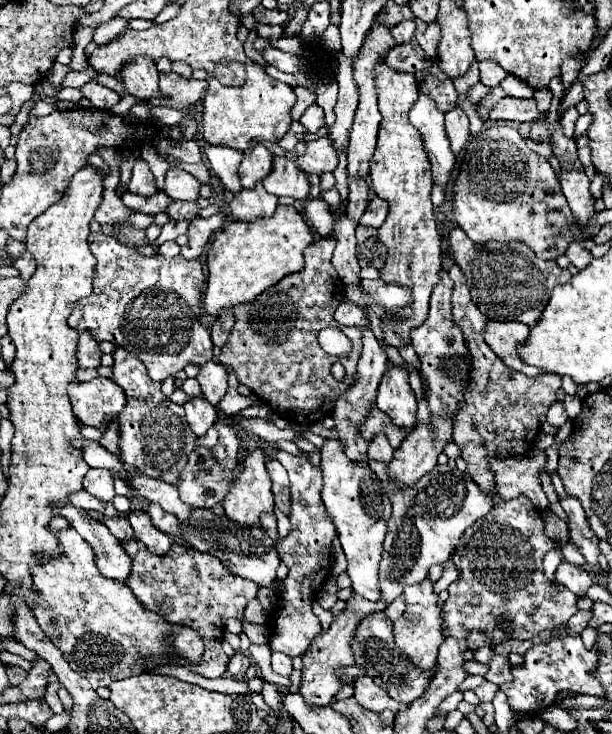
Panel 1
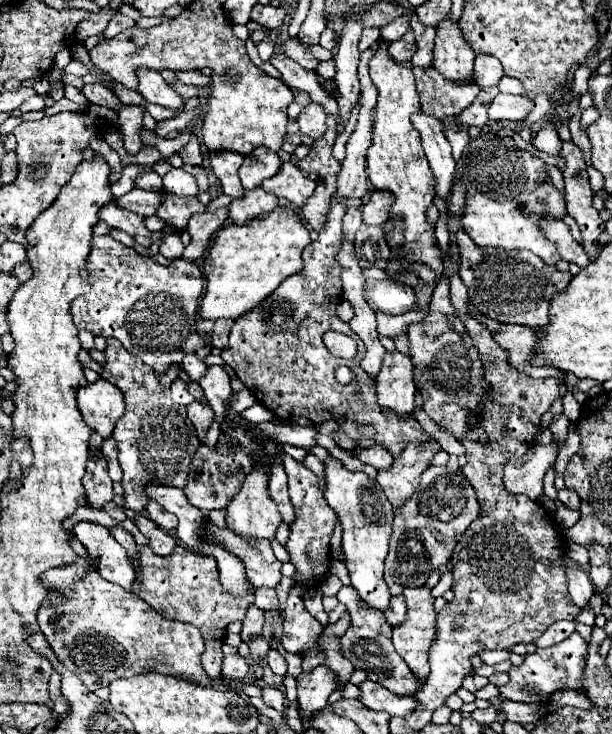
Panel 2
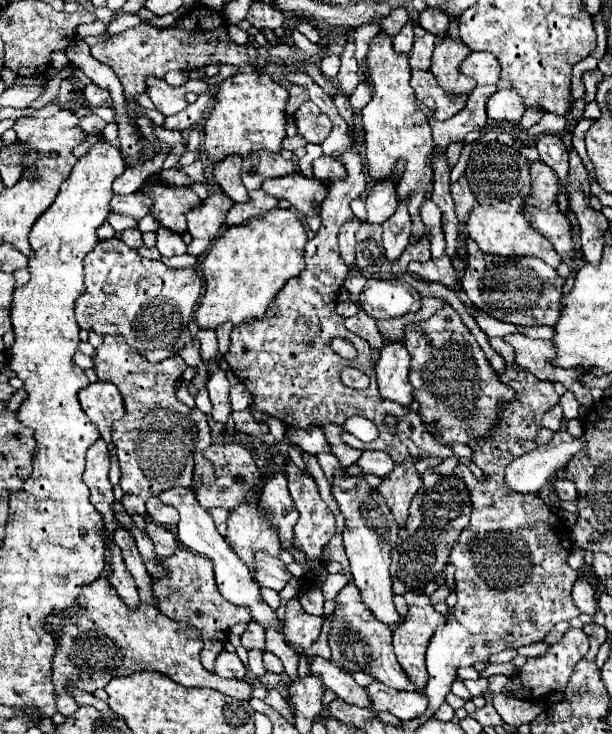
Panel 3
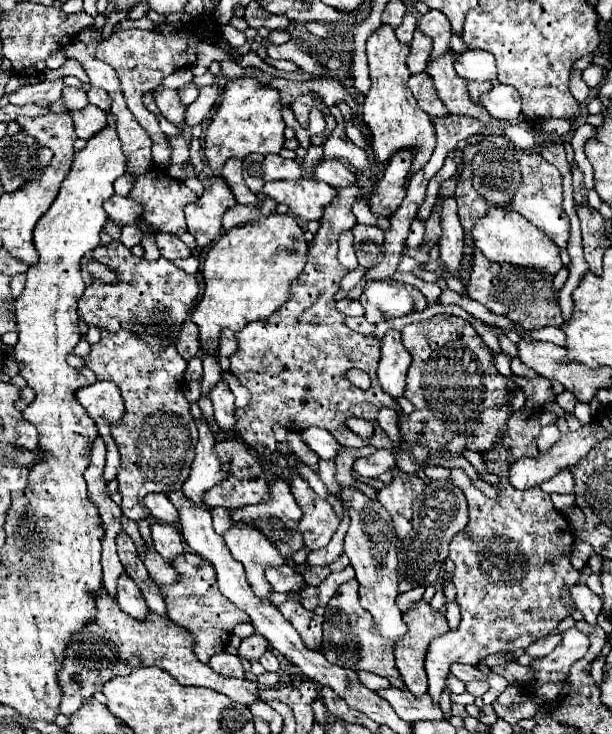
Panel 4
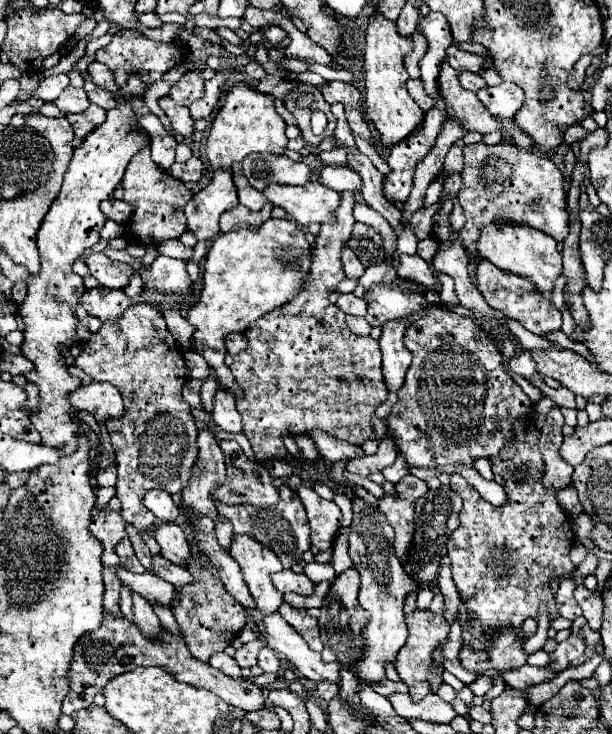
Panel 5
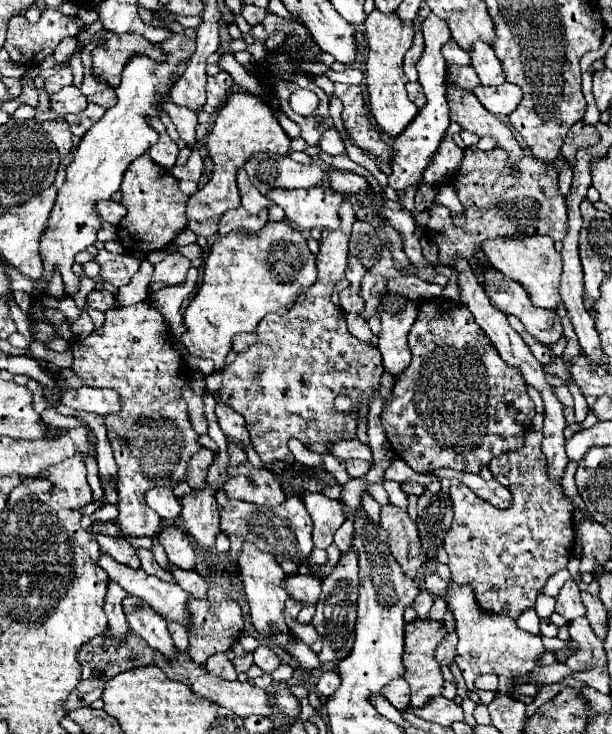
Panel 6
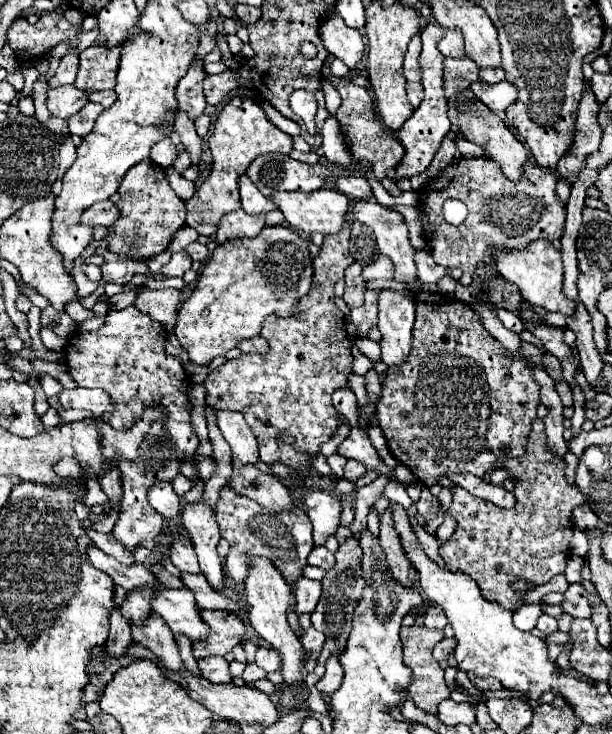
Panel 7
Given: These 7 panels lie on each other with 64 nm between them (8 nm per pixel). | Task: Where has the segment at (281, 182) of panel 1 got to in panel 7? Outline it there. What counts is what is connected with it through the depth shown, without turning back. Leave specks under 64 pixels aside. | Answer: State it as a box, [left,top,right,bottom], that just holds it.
[272,188,350,234]

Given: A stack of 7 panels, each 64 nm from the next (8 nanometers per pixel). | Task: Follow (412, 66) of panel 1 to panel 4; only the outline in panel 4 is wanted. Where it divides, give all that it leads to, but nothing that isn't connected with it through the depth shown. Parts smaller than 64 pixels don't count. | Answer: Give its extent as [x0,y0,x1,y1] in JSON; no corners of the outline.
[396,14,416,44]

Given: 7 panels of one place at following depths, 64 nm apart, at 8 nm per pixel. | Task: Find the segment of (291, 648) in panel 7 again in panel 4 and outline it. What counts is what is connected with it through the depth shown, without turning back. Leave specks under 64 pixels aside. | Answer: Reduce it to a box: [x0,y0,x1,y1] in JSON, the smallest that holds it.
[224,524,284,602]

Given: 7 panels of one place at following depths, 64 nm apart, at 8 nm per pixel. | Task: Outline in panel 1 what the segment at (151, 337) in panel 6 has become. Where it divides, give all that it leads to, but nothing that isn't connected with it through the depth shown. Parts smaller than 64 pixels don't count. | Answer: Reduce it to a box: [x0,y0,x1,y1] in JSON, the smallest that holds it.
[112,348,196,484]

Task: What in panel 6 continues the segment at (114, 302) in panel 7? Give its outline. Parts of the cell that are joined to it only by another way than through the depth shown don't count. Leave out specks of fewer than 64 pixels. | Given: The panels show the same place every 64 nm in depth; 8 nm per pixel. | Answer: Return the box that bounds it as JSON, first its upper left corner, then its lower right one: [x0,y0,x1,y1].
[116,259,154,307]

